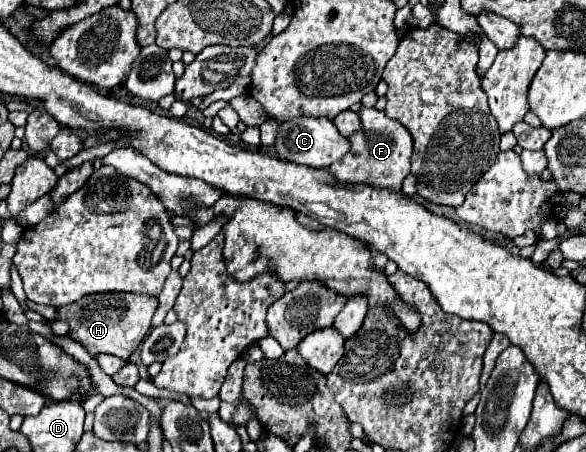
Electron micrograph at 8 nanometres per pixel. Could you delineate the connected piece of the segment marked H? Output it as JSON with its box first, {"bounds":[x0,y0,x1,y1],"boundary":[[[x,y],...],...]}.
{"bounds":[58,292,156,360],"boundary":[[[102,292],[84,296],[80,302],[74,302],[72,306],[58,308],[58,320],[66,320],[70,324],[70,338],[80,342],[92,356],[106,352],[122,360],[128,360],[128,356],[148,334],[156,306],[156,296],[136,292]]]}

